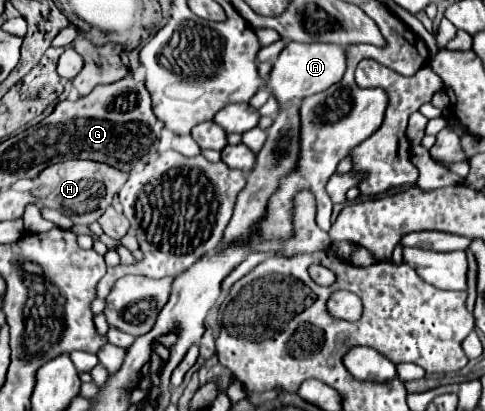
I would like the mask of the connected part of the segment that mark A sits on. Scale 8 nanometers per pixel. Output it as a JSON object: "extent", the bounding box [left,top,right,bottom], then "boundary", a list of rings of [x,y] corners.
{"extent":[267,42,345,104],"boundary":[[[289,42],[277,60],[273,62],[273,68],[269,72],[267,88],[271,90],[273,98],[279,104],[291,102],[291,100],[303,100],[307,96],[319,94],[321,90],[327,90],[333,86],[333,82],[339,82],[345,72],[345,48],[335,44],[301,44],[301,42]]]}

